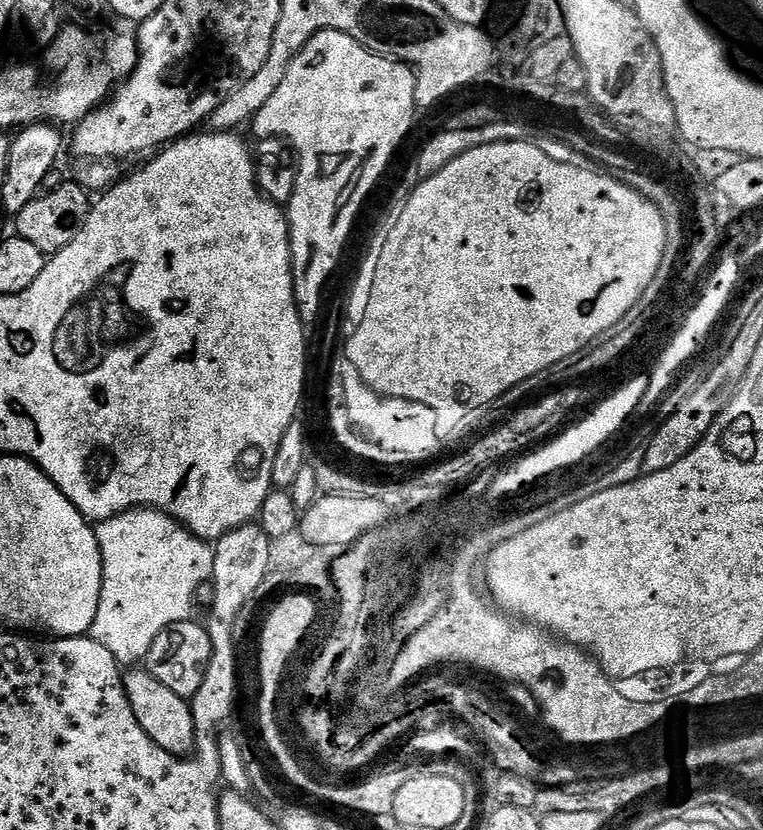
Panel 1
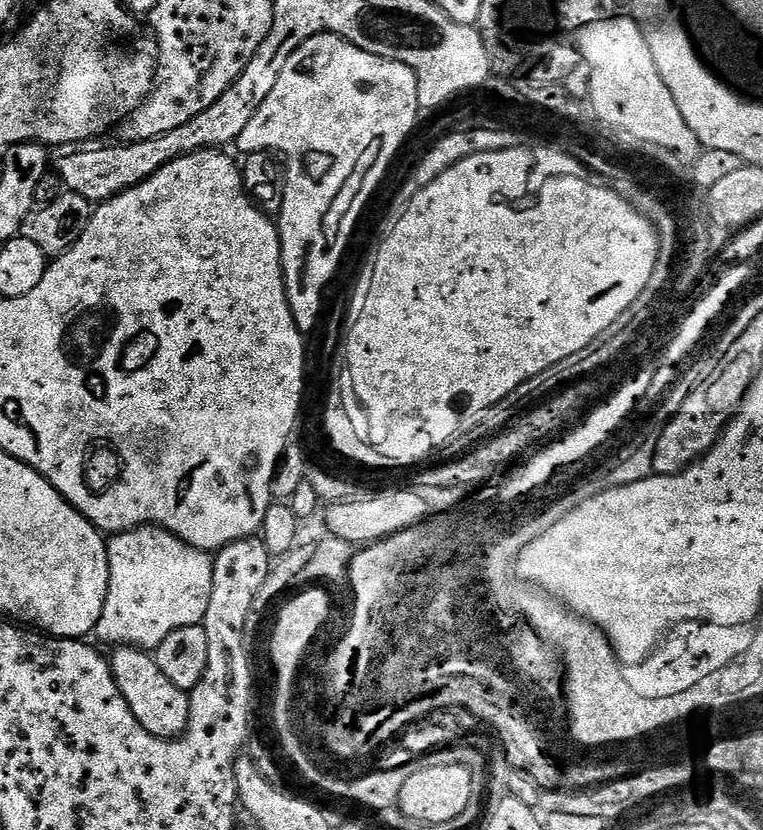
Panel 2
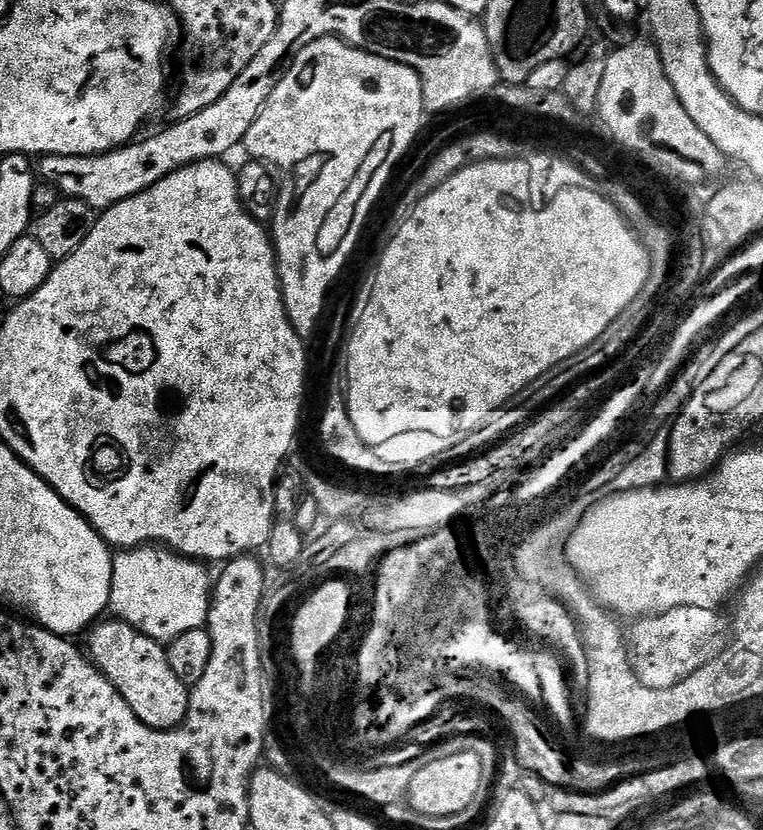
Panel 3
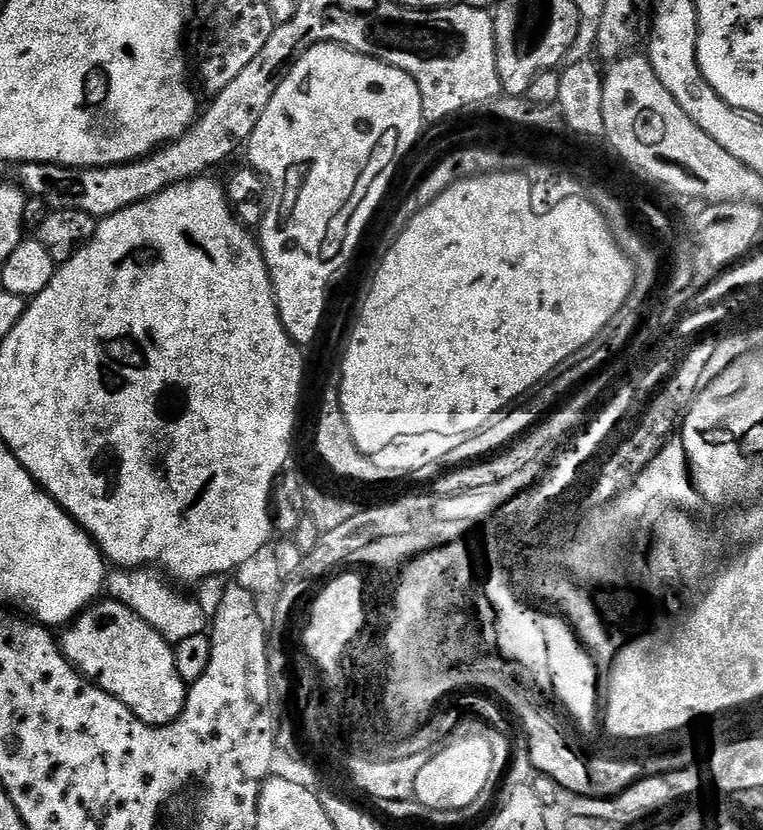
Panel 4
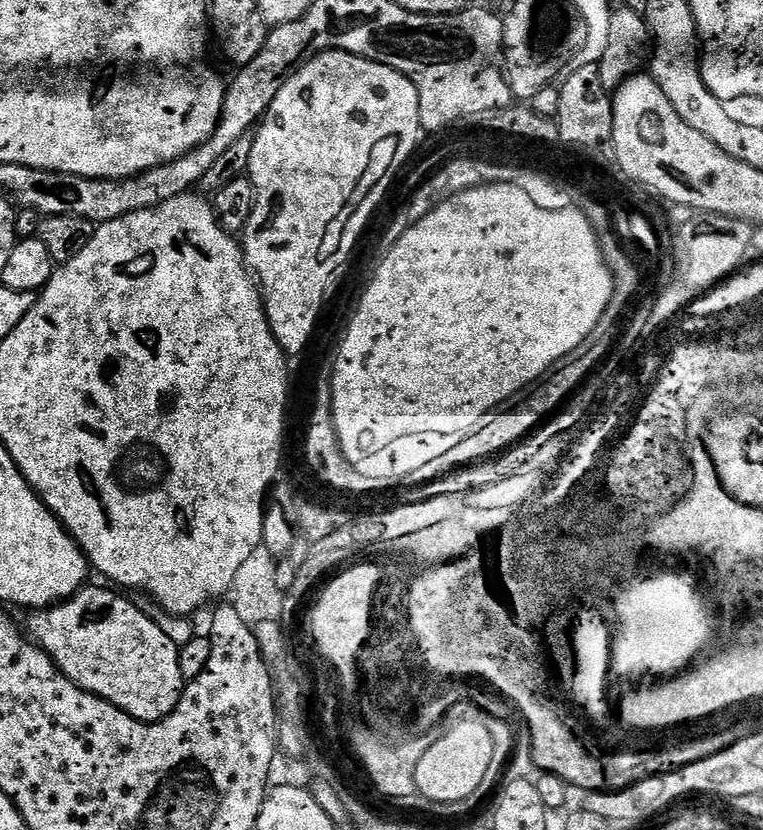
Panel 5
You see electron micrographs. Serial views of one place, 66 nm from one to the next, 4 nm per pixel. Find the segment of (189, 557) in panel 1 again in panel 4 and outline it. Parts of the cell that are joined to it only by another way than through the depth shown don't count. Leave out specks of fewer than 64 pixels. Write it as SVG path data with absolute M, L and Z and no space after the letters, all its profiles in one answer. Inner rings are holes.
M112 570L106 576L107 595L134 610L142 622L158 630L158 634L162 634L162 638L173 646L182 642L182 638L194 638L194 634L204 632L206 628L206 612L204 616L203 610L194 601L187 600L175 590L180 591L156 570Z

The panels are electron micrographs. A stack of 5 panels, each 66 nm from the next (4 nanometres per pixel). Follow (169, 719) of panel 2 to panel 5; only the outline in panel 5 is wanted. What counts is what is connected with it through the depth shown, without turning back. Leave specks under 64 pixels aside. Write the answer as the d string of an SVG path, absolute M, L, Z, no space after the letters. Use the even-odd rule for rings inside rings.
M85 586L68 600L54 604L51 608L36 610L26 623L29 637L60 668L70 682L77 684L82 690L118 706L135 720L152 724L156 720L166 718L178 706L180 695L184 693L186 682L182 678L182 669L178 667L177 644L170 642L166 634L156 624L155 619L147 616L136 604L131 604L119 591L108 588L92 588Z

